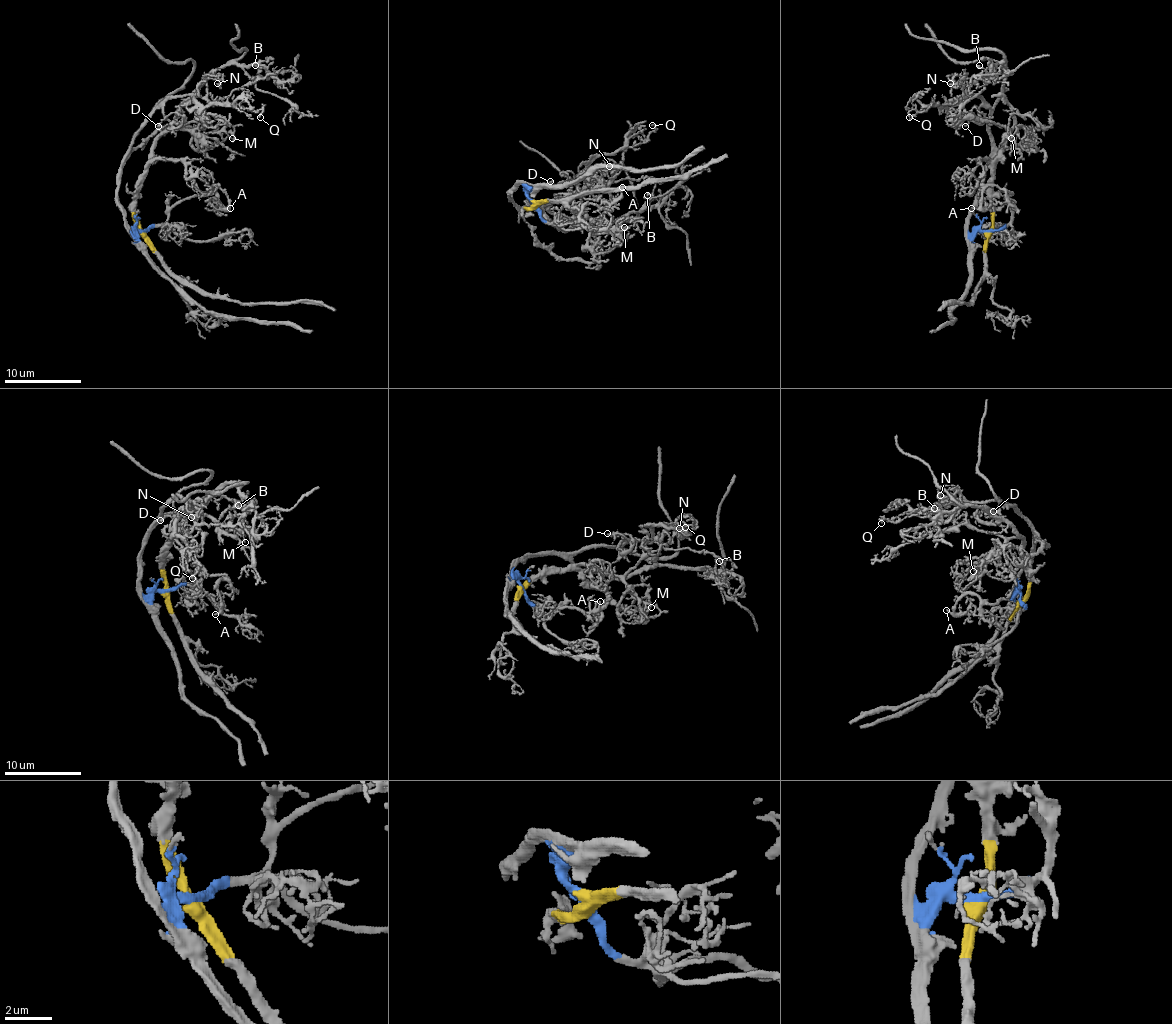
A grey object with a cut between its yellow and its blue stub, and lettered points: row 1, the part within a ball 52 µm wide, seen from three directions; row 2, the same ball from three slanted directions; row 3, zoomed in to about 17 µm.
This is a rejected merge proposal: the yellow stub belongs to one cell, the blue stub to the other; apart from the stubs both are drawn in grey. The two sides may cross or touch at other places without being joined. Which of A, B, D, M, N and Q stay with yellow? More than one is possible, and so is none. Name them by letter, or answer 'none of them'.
B, M

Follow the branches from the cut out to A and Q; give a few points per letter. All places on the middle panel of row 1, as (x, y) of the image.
A: (534, 204), (541, 217), (559, 227), (576, 223), (599, 227), (613, 219), (611, 209), (616, 204), (622, 186)
Q: (534, 204), (522, 184), (509, 194), (524, 207), (576, 192), (597, 157), (636, 146), (651, 125)

